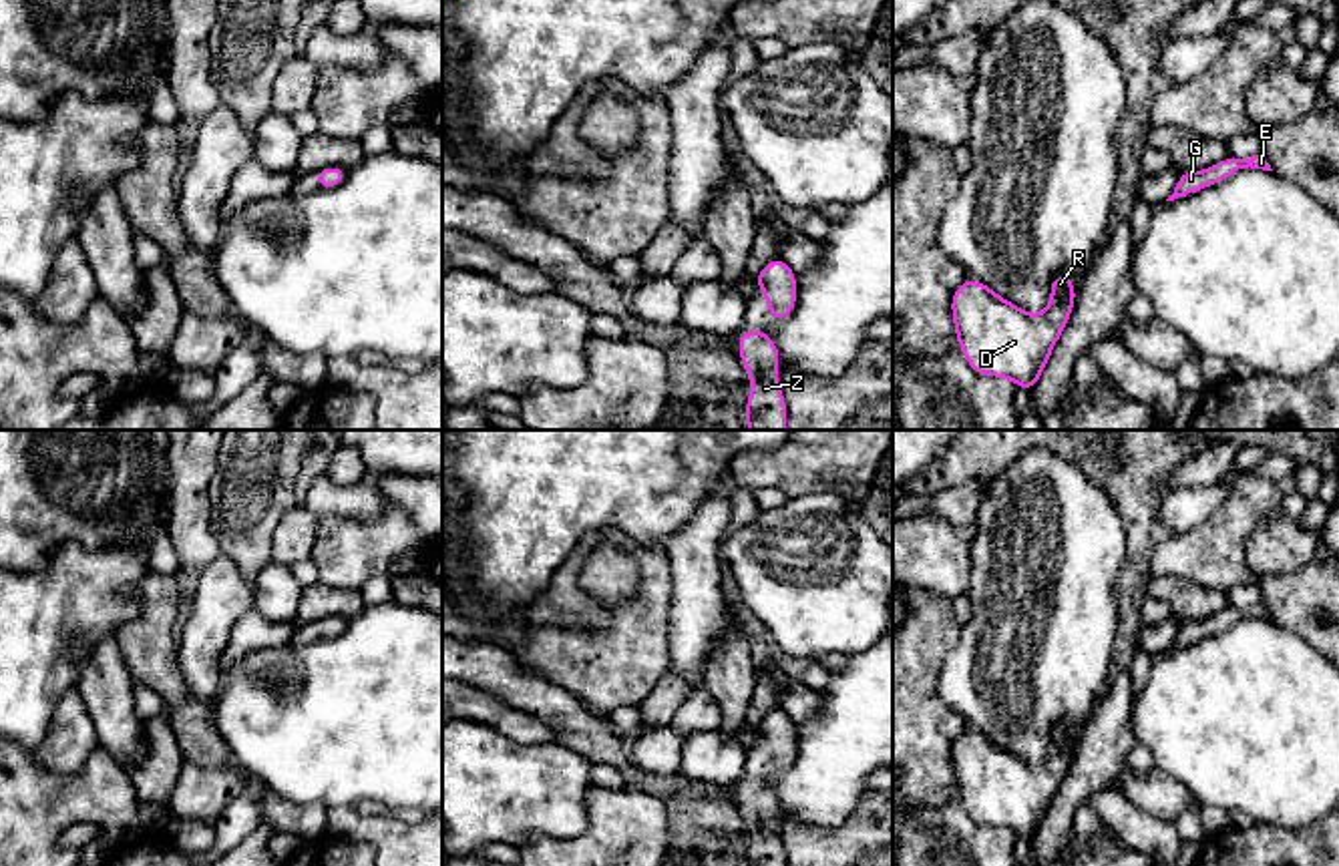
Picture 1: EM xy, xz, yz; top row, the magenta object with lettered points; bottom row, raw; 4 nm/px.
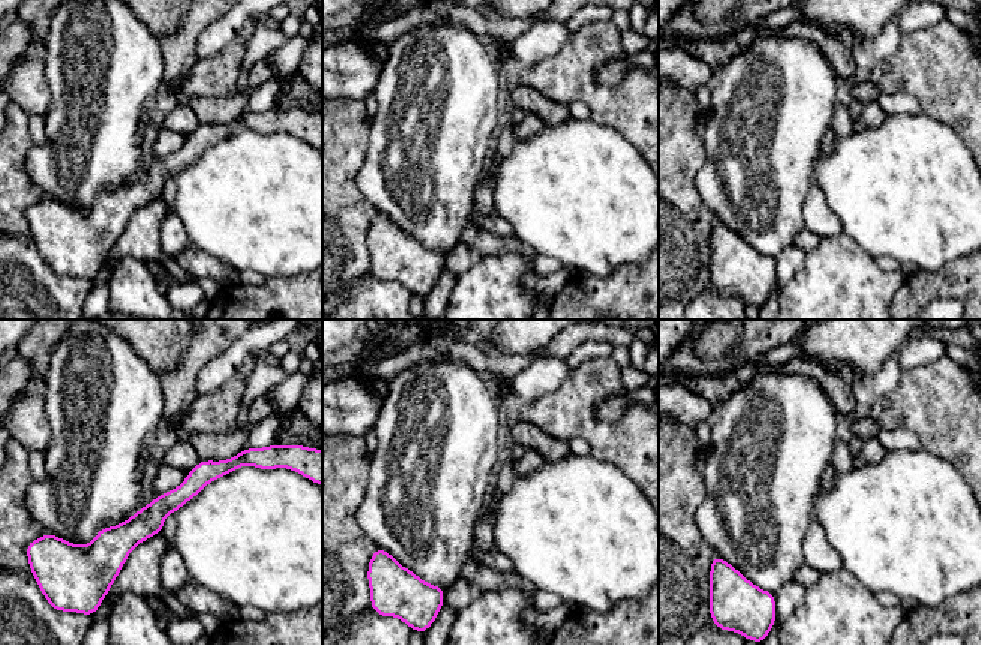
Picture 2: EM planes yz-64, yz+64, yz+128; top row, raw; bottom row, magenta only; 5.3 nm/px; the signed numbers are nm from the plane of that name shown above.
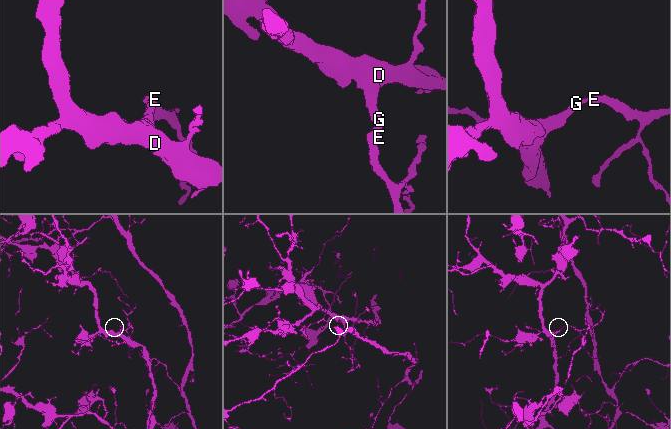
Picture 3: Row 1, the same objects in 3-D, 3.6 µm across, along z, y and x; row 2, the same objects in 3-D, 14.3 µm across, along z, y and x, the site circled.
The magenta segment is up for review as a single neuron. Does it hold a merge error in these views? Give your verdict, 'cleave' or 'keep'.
keep

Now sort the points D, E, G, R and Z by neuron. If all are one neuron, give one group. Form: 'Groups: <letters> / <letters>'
Groups: D E G R Z

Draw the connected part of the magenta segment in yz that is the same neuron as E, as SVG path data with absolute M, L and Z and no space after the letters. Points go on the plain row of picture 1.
M1226 605L1220 613L1204 621L1182 621L1174 637L1174 643L1166 651L1198 643L1210 635L1230 629L1234 621L1249 617L1273 621L1271 615L1261 605L1255 605L1251 609L1232 609L1230 605Z

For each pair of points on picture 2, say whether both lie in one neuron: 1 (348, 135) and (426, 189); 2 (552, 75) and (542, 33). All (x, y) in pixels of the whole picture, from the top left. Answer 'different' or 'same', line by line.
1: different
2: different

